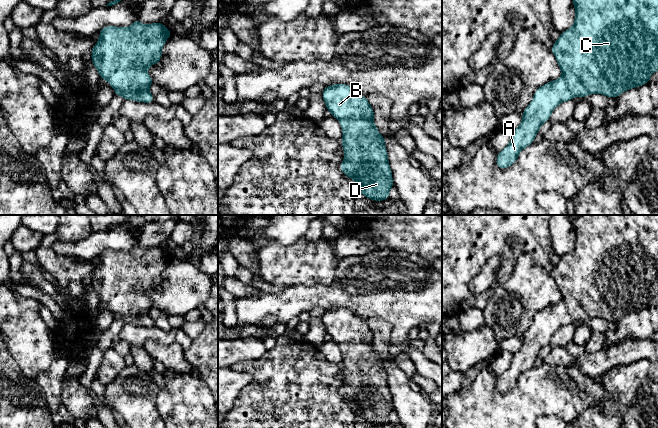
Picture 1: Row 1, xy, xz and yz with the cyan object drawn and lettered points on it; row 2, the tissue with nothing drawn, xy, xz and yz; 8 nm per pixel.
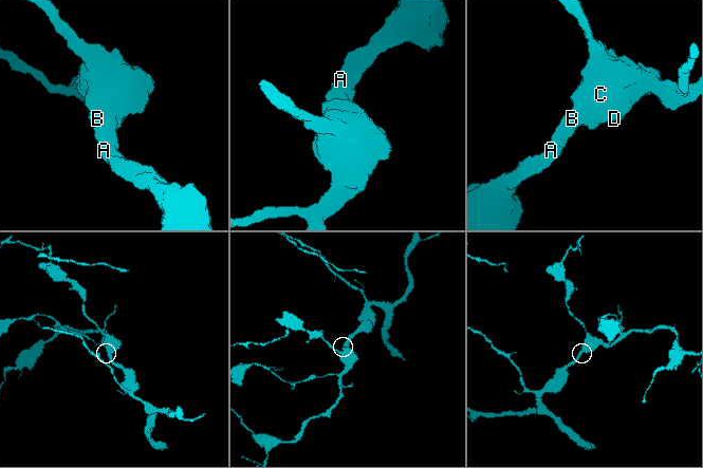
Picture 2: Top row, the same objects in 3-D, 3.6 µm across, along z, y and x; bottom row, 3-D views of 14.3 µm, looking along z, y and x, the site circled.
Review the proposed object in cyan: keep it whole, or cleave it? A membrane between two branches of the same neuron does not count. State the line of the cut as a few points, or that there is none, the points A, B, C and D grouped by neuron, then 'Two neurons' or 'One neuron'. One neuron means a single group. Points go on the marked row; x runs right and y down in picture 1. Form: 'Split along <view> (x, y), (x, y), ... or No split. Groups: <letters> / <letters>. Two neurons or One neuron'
No split. Groups: A B C D. One neuron

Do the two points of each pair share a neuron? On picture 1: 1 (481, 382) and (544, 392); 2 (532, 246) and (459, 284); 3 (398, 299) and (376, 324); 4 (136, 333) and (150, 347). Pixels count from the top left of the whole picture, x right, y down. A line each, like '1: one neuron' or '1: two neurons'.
1: one neuron
2: one neuron
3: two neurons
4: two neurons

